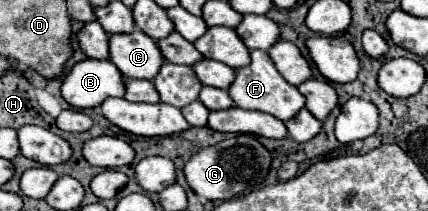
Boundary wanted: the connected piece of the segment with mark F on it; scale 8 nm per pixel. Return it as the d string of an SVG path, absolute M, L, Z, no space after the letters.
M251 50L251 58L253 62L245 68L237 70L237 78L229 88L229 94L235 102L235 106L243 108L243 110L259 110L265 114L271 114L283 122L291 120L301 108L305 108L305 96L291 84L287 84L287 80L277 72L271 56L263 50Z

